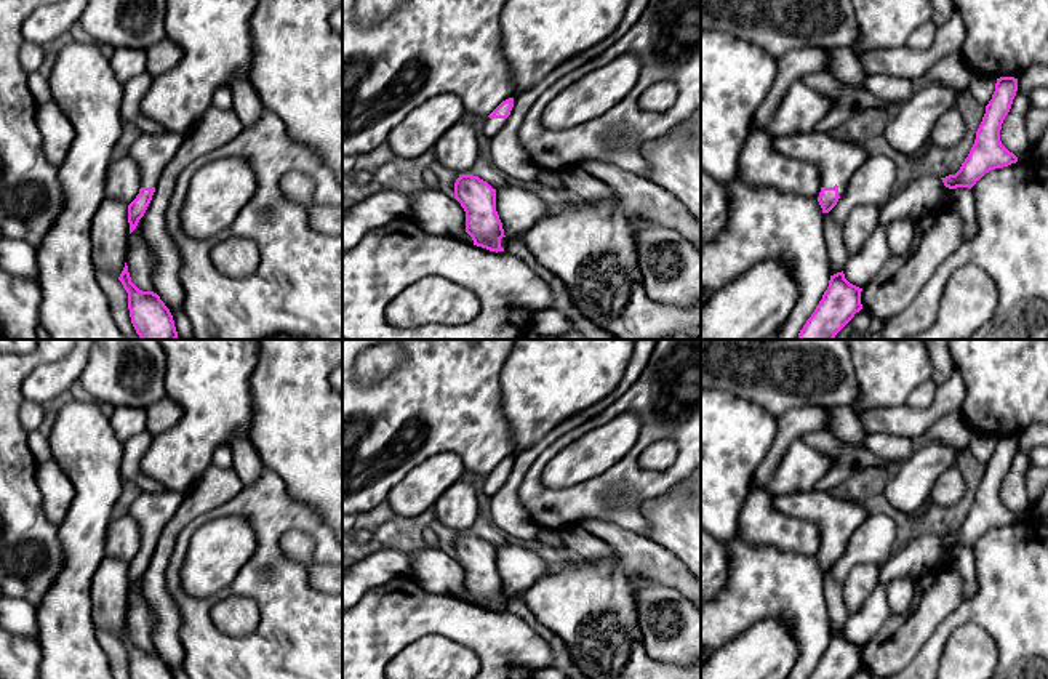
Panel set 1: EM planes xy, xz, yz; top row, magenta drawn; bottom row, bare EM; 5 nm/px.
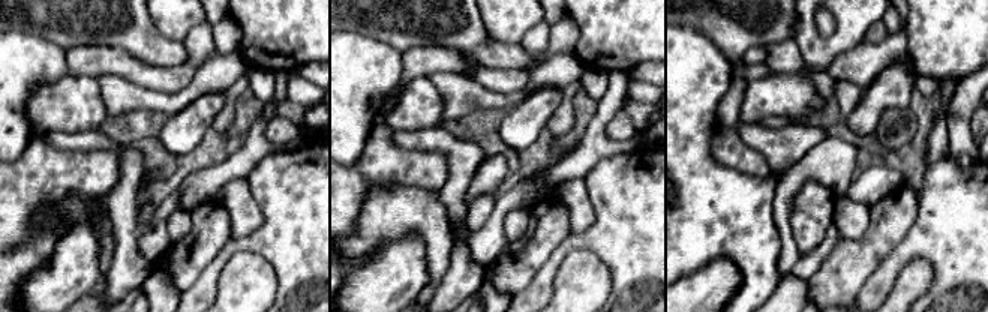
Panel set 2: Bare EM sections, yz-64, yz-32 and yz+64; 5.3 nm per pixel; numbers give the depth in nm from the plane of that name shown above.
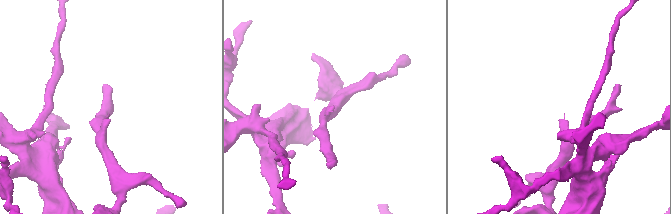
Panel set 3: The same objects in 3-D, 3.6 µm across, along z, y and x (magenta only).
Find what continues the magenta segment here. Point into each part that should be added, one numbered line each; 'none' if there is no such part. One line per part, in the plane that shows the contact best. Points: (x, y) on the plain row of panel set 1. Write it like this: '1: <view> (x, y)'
1: yz (837, 519)

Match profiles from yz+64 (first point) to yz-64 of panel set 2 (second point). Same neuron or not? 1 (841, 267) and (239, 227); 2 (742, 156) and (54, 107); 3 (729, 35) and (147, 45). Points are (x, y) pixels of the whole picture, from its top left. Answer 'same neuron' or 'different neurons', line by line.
1: different neurons
2: different neurons
3: same neuron

